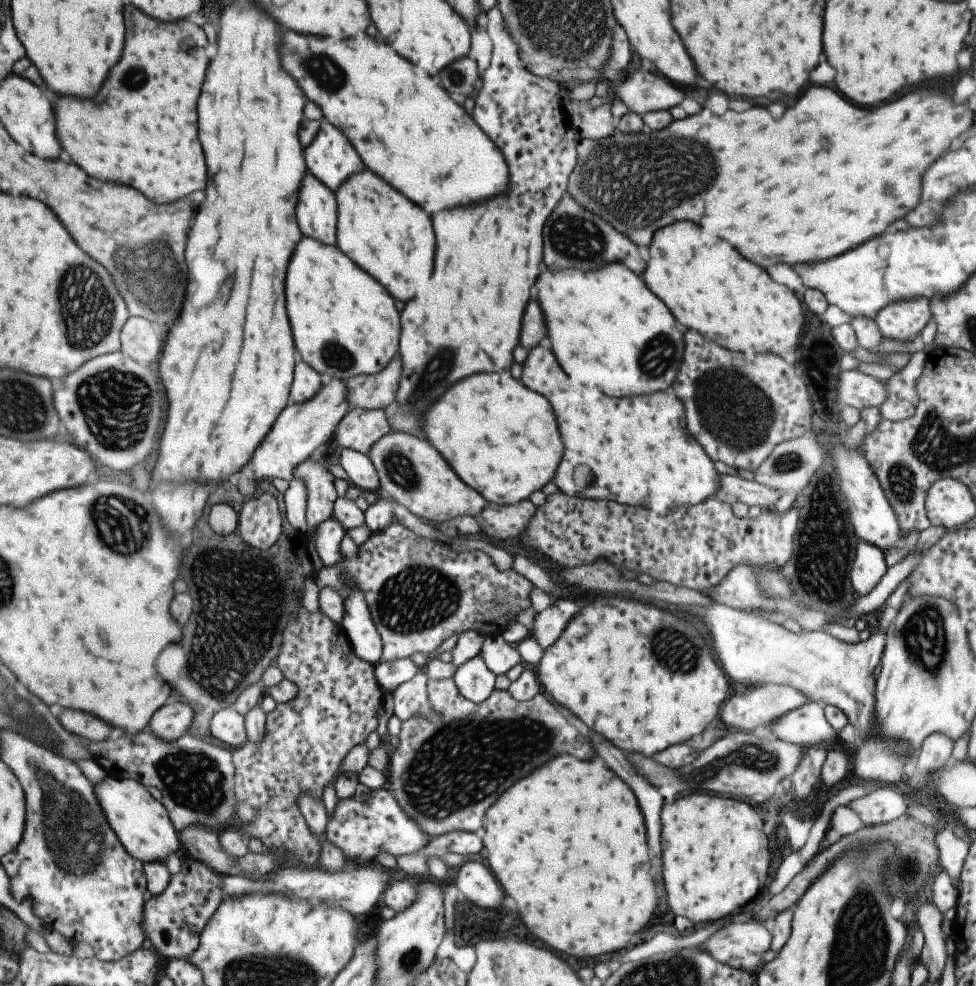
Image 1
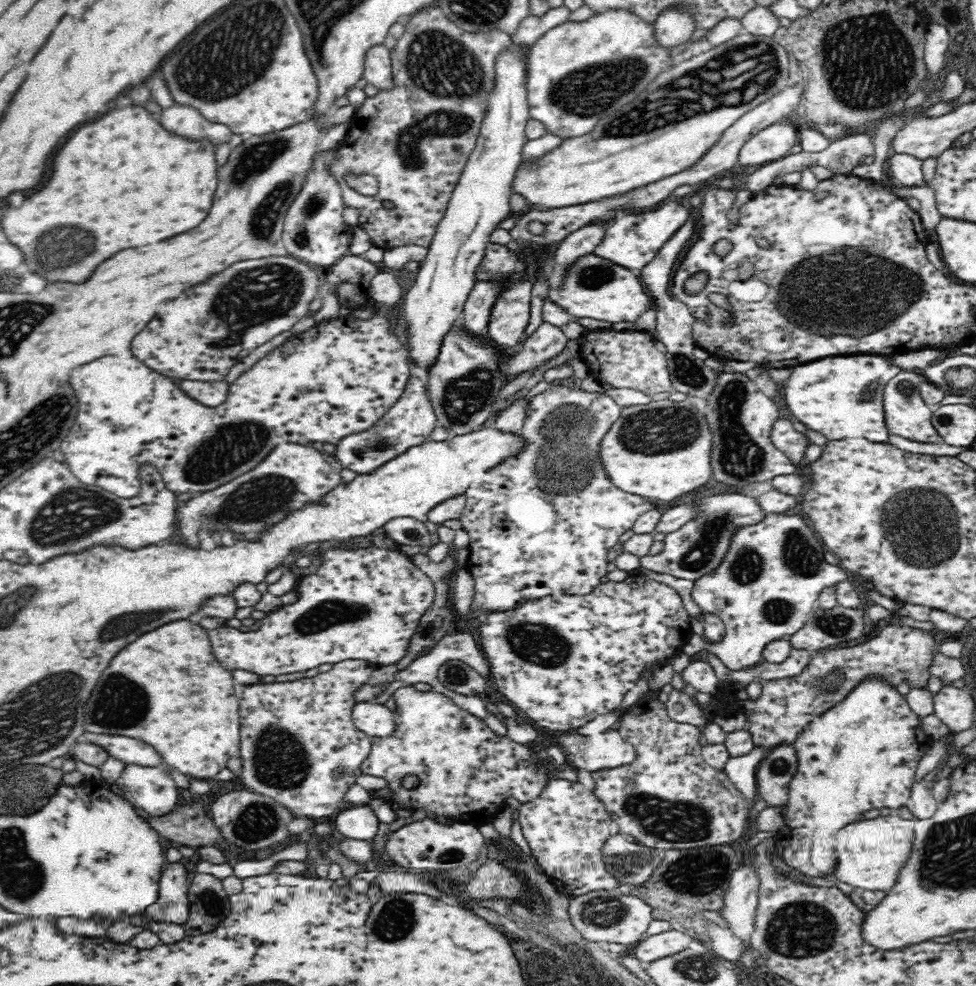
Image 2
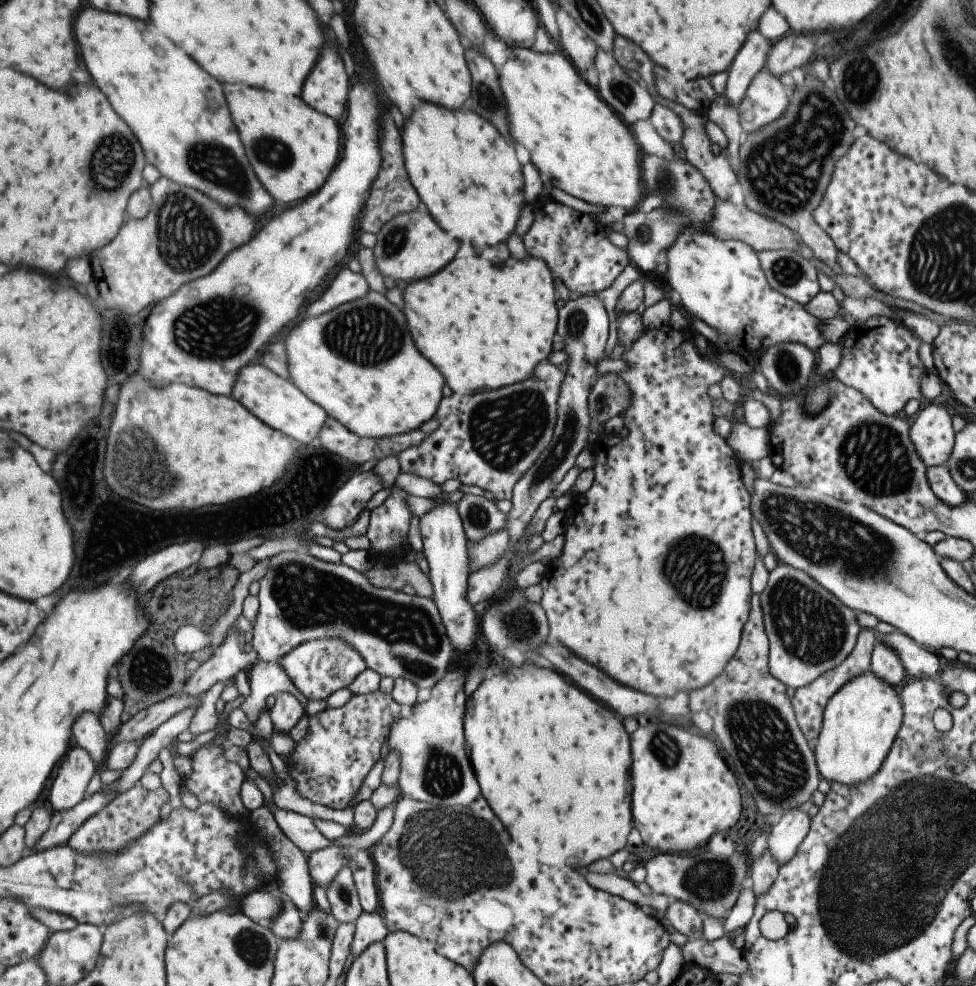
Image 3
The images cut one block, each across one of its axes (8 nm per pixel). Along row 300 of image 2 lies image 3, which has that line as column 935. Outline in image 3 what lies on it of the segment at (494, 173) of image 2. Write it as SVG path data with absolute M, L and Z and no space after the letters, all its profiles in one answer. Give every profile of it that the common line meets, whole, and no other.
M926 402L913 418L909 439L926 468L945 464L954 444L951 416L943 406Z

